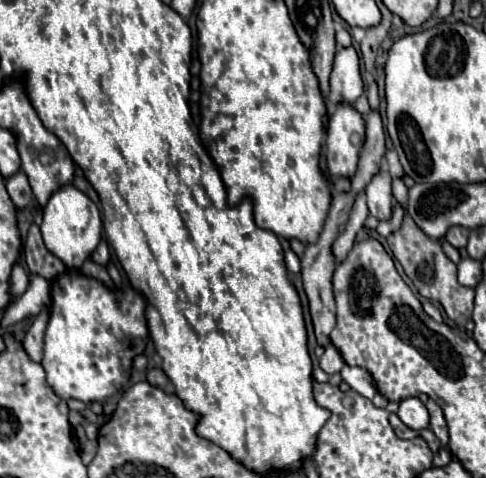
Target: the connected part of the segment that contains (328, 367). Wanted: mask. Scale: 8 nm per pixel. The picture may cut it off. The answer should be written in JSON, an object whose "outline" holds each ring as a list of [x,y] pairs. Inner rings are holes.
{"outline":[[[332,344],[326,346],[326,350],[324,350],[322,358],[320,358],[320,368],[322,368],[326,374],[336,374],[336,372],[342,370],[342,366],[344,366],[344,360],[342,360],[340,352],[338,352]]]}

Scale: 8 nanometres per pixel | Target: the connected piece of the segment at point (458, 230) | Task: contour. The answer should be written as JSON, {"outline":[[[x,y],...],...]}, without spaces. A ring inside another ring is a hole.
{"outline":[[[450,226],[448,234],[446,234],[446,240],[452,246],[456,246],[456,248],[464,248],[466,242],[468,242],[468,228],[464,228],[464,226]]]}

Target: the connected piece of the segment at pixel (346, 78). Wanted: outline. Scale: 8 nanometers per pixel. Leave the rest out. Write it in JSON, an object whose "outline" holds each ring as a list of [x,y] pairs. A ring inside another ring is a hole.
{"outline":[[[352,46],[340,48],[334,56],[334,66],[330,74],[330,102],[354,104],[362,94],[362,78],[360,78],[360,60]]]}

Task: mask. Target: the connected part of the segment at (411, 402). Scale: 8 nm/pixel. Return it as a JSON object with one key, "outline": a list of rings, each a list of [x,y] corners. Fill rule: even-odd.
{"outline":[[[404,398],[400,400],[400,408],[398,408],[398,416],[400,420],[412,428],[412,430],[422,430],[428,428],[428,410],[426,406],[418,400],[418,398]]]}

